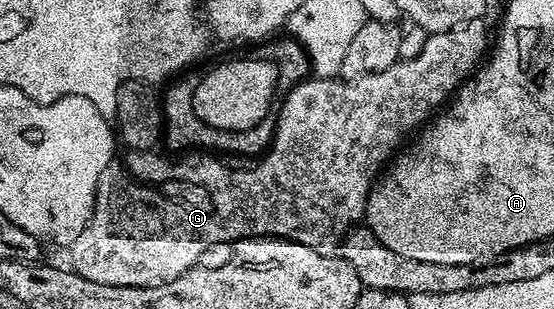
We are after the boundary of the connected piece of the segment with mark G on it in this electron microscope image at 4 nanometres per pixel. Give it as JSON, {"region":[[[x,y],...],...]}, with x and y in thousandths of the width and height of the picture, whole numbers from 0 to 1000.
{"region":[[[875,58],[856,61],[848,74],[834,78],[830,87],[818,87],[814,100],[787,107],[785,113],[774,110],[771,142],[765,146],[765,159],[756,175],[740,188],[727,188],[724,197],[709,204],[700,223],[693,223],[677,243],[652,243],[648,256],[637,262],[619,262],[610,249],[599,256],[554,249],[529,272],[522,285],[523,298],[518,301],[516,324],[509,333],[509,362],[500,362],[495,447],[478,498],[460,524],[468,524],[460,540],[413,540],[406,528],[406,521],[410,524],[406,511],[386,495],[343,495],[338,498],[343,502],[338,515],[298,515],[292,502],[278,502],[285,495],[276,485],[245,489],[235,482],[226,492],[229,502],[215,498],[200,515],[197,534],[184,553],[184,570],[177,589],[177,621],[170,641],[170,683],[162,693],[159,728],[152,728],[144,767],[137,767],[137,780],[125,790],[123,812],[126,812],[128,851],[125,851],[125,861],[134,887],[152,896],[159,909],[173,909],[181,922],[274,929],[282,916],[310,909],[318,896],[339,883],[348,864],[359,861],[363,838],[357,835],[377,799],[386,799],[392,786],[417,783],[415,790],[421,790],[439,767],[520,767],[531,786],[547,786],[572,812],[583,819],[601,816],[605,809],[603,796],[608,786],[612,796],[626,751],[659,699],[661,644],[668,634],[668,608],[675,602],[686,557],[699,537],[708,492],[727,472],[726,447],[738,424],[749,421],[747,427],[753,427],[825,298],[827,285],[863,227],[874,181],[879,175],[877,123],[883,120],[884,100],[877,91],[877,71]]]}

